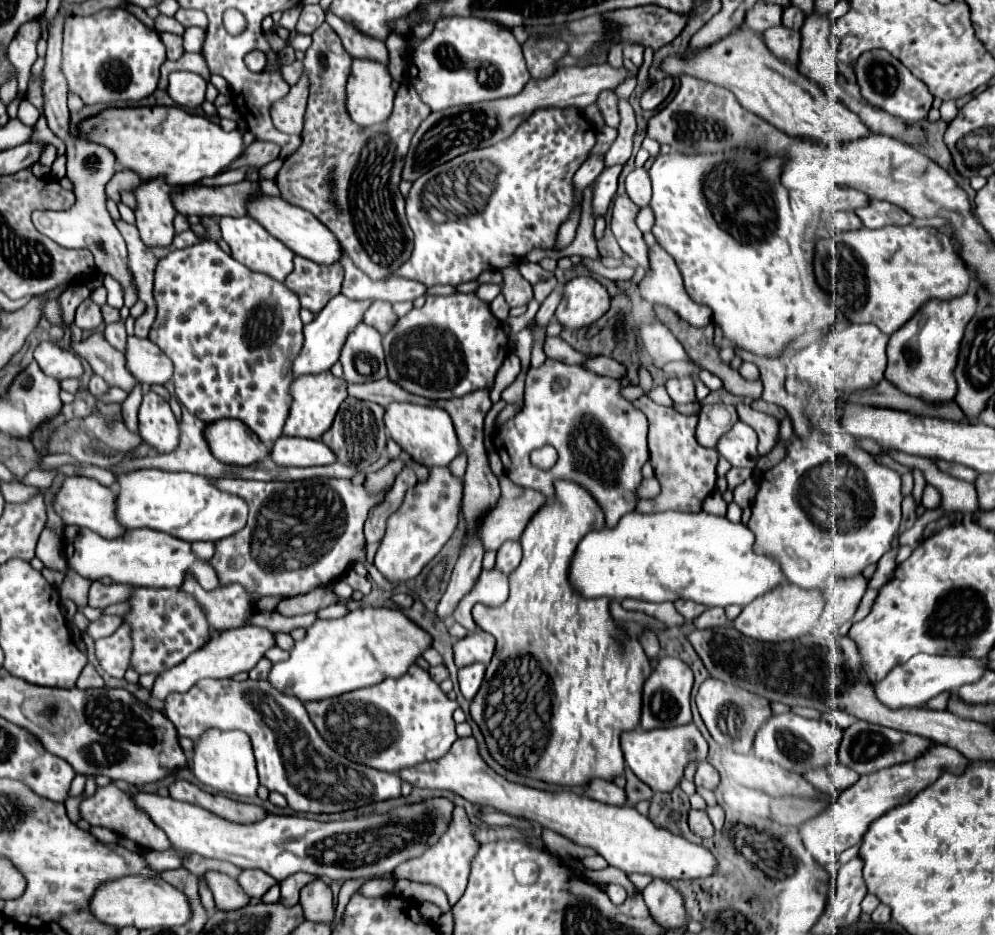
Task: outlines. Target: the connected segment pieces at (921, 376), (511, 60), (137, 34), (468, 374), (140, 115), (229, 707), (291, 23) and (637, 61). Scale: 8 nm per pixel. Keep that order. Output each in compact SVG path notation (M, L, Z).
M970 289L960 297L954 299L930 299L928 303L924 303L922 309L918 309L914 313L914 317L910 321L904 323L904 327L900 327L896 333L890 335L888 341L888 367L886 367L886 379L890 383L894 383L902 393L926 399L926 401L950 401L956 395L956 381L954 381L954 365L956 365L956 357L958 357L958 347L964 335L964 327L966 323L972 319L974 311L976 311L978 299L976 299L976 291Z
M476 17L438 19L432 35L414 47L410 73L410 83L432 111L512 97L530 81L522 47L516 43L514 35L486 19Z
M102 9L88 17L70 15L64 25L62 73L68 91L78 95L84 105L140 101L154 93L160 77L160 65L166 61L166 51L160 35L146 27L126 9Z
M454 293L448 297L428 297L424 307L412 309L408 315L400 317L394 329L384 335L382 345L390 381L398 383L412 395L426 399L454 399L494 385L494 377L506 357L508 337L486 301L482 301L476 293Z
M180 107L106 109L84 121L80 135L106 145L116 155L118 165L138 173L142 181L164 177L172 187L184 187L198 183L204 177L214 177L226 171L244 151L242 133L238 129L228 133L218 123L208 121L202 115L190 115Z
M202 679L188 693L176 693L166 697L166 717L174 723L180 737L200 739L208 729L240 729L244 731L254 747L254 757L258 763L260 785L268 791L278 791L288 799L288 807L296 813L340 813L346 809L362 807L374 801L400 797L400 777L396 773L386 773L378 769L364 767L338 755L320 735L314 723L308 717L304 705L286 695L278 695L278 691L260 691L256 681L232 681L232 679Z
M300 3L298 4L298 6L293 7L292 9L289 9L288 11L285 11L280 21L276 23L270 31L276 31L281 26L287 27L287 29L292 31L294 27L296 26L296 23L302 12L302 9L303 9L303 6Z
M624 45L624 57L632 59L632 63L636 67L640 67L644 61L644 47L642 45Z

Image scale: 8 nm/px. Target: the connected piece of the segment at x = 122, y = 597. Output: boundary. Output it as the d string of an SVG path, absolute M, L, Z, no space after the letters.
M94 581L90 587L90 595L88 595L88 605L96 607L96 609L104 609L112 603L120 603L126 601L126 597L130 595L132 585L102 585L100 581Z

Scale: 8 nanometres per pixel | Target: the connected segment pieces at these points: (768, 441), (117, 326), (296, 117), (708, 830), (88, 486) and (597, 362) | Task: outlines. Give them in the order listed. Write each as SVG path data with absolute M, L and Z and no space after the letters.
M736 403L736 411L740 421L748 423L756 433L758 433L758 453L766 455L778 439L778 421L766 413L760 413L756 409L752 409L748 403Z
M120 321L120 323L112 323L112 325L106 325L106 331L104 331L104 337L106 337L106 341L112 345L112 347L116 347L118 351L126 351L126 339L128 339L128 335L126 335L126 331L124 331L124 323Z
M302 71L296 85L290 87L290 93L272 105L272 121L276 129L282 133L302 133L302 121L306 111L306 99L310 89L310 77L306 71Z
M690 811L688 815L688 825L690 825L690 831L696 833L698 837L712 837L714 835L714 829L712 829L712 823L706 815L706 811Z
M68 477L62 485L62 489L56 495L54 509L62 517L66 525L78 525L86 527L106 539L116 539L126 533L126 527L122 527L116 519L116 493L104 485L100 485L94 479L88 477Z
M590 357L590 359L586 359L586 363L582 363L588 371L592 371L592 373L596 373L596 375L604 375L604 377L614 377L614 379L620 379L624 373L626 373L626 369L620 365L620 363L616 363L614 359L610 359L610 357Z

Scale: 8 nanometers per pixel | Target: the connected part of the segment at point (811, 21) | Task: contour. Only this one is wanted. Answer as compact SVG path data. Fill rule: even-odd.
M810 13L802 25L802 47L800 47L800 71L818 85L834 85L840 69L836 47L830 43L832 21L828 13Z

